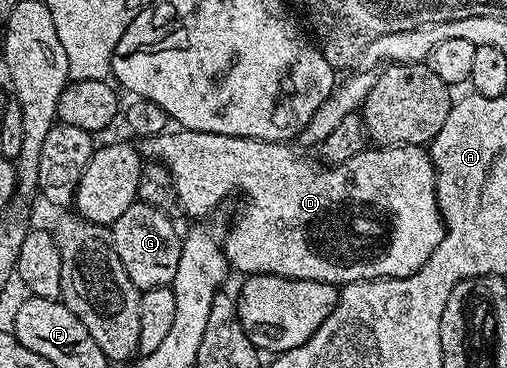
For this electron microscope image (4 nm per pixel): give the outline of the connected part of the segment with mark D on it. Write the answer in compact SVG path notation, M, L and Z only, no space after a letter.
M173 128L168 132L155 135L153 138L144 139L143 150L146 155L152 156L169 170L173 178L173 187L177 193L177 205L183 211L186 210L193 220L201 220L204 214L209 214L224 198L229 198L238 190L245 197L245 203L241 206L241 215L237 223L229 230L229 235L223 238L223 251L228 265L238 270L241 276L254 274L274 274L277 277L285 277L297 280L323 281L334 284L347 282L362 282L363 280L375 280L376 278L406 278L419 268L435 252L435 248L443 240L445 224L441 220L441 210L437 206L437 176L433 173L433 160L429 156L425 146L378 146L366 148L351 160L325 165L320 161L312 162L304 158L297 150L292 150L292 145L279 142L260 142L257 138L236 138L235 136L223 136L211 132L195 132L184 128Z

